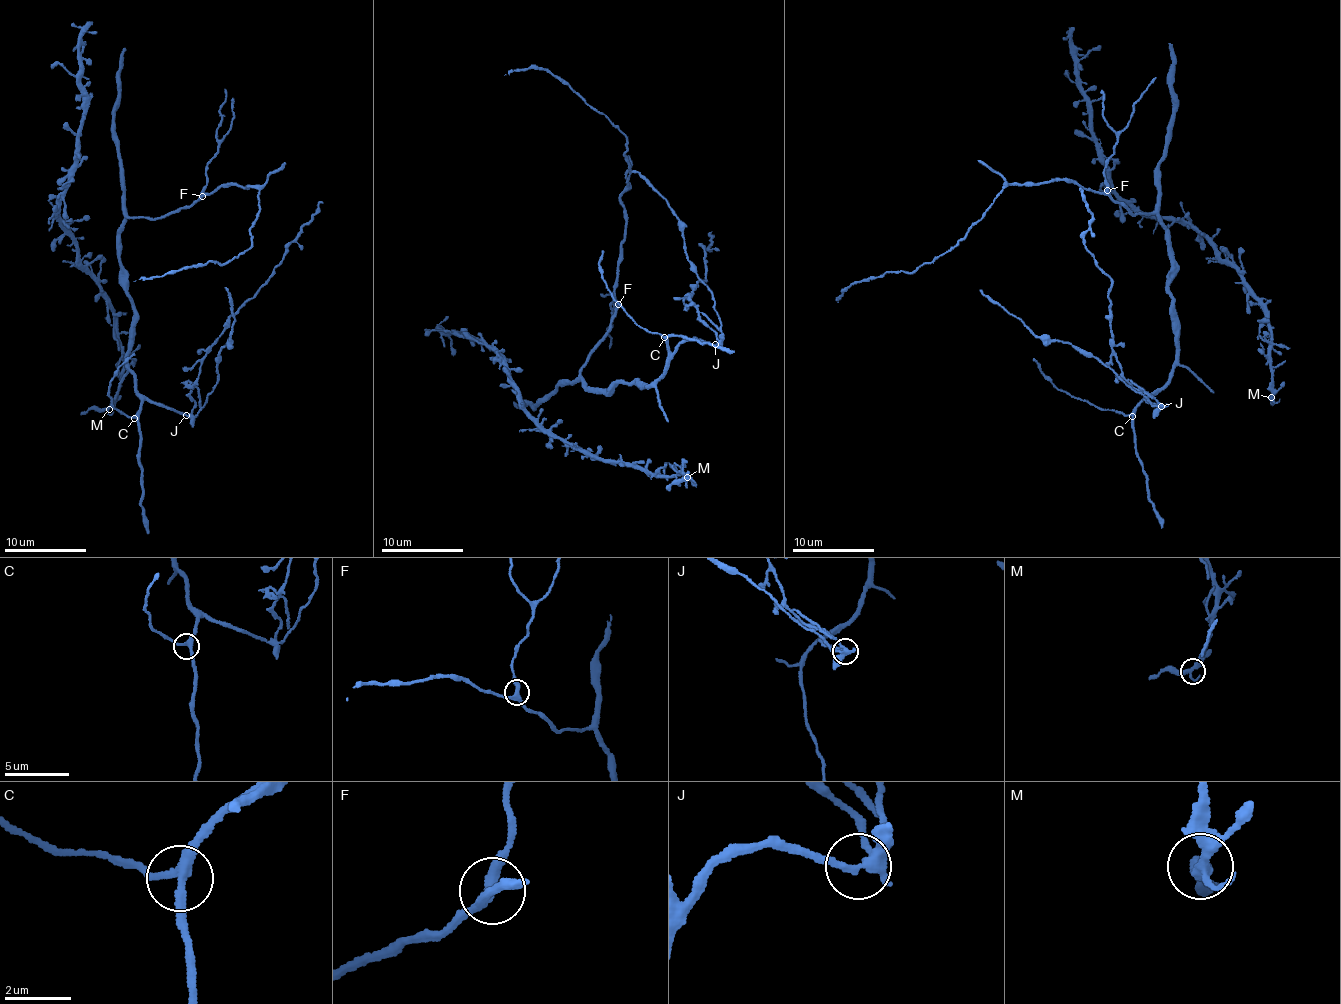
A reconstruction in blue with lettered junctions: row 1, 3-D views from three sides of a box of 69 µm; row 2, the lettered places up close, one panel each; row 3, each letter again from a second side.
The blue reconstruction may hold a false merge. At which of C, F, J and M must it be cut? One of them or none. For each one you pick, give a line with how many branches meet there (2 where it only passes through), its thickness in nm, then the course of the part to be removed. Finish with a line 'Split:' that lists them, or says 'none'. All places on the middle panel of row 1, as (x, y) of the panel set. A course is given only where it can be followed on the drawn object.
J: 4 branches meet; 280 nm thick; foreign part runs (716, 344), (716, 332), (689, 300), (691, 289), (705, 280), (702, 247), (708, 249), (712, 231)
Split: J

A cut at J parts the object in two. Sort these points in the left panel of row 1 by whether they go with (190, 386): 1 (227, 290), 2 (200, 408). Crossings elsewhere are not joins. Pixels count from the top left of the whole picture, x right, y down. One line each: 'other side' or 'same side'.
1: same side
2: same side

